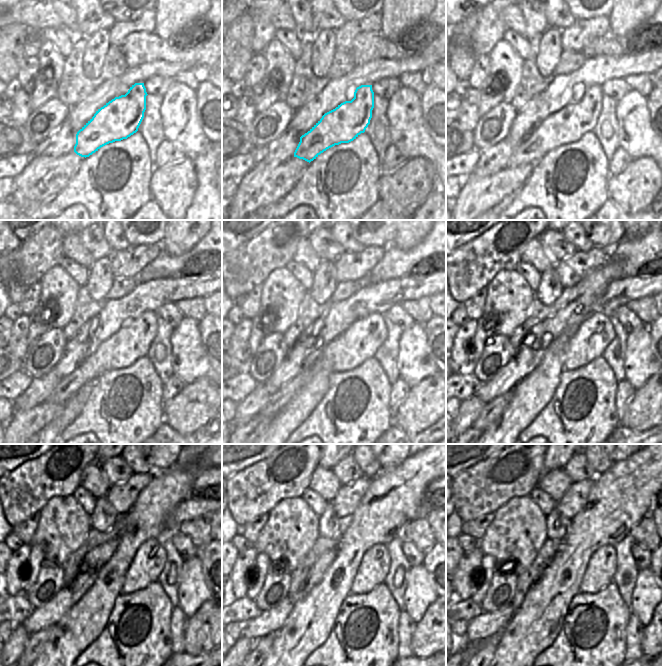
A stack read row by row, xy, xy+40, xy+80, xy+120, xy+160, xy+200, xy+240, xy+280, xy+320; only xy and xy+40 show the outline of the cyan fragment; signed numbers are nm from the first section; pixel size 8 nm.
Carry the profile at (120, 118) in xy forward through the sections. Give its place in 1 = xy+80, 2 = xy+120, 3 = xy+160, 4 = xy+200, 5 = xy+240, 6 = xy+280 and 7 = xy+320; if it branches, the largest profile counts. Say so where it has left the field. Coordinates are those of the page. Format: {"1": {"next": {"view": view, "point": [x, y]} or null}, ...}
{"1": {"next": {"view": "xy+80", "point": [568, 125]}}, "2": {"next": {"view": "xy+120", "point": [124, 348]}}, "3": {"next": {"view": "xy+160", "point": [361, 340]}}, "4": {"next": {"view": "xy+200", "point": [594, 334]}}, "5": {"next": {"view": "xy+240", "point": [150, 558]}}, "6": {"next": {"view": "xy+280", "point": [374, 566]}}, "7": {"next": {"view": "xy+320", "point": [601, 568]}}}

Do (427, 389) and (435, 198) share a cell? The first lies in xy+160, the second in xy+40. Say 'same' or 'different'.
different

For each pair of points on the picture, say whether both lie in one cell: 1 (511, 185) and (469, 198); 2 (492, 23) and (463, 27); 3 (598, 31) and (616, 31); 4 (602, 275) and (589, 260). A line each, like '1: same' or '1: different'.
1: same
2: different
3: different
4: different

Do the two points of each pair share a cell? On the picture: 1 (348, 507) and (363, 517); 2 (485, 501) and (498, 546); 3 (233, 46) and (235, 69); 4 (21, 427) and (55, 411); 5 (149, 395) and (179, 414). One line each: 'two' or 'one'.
1: two
2: two
3: one
4: one
5: two

